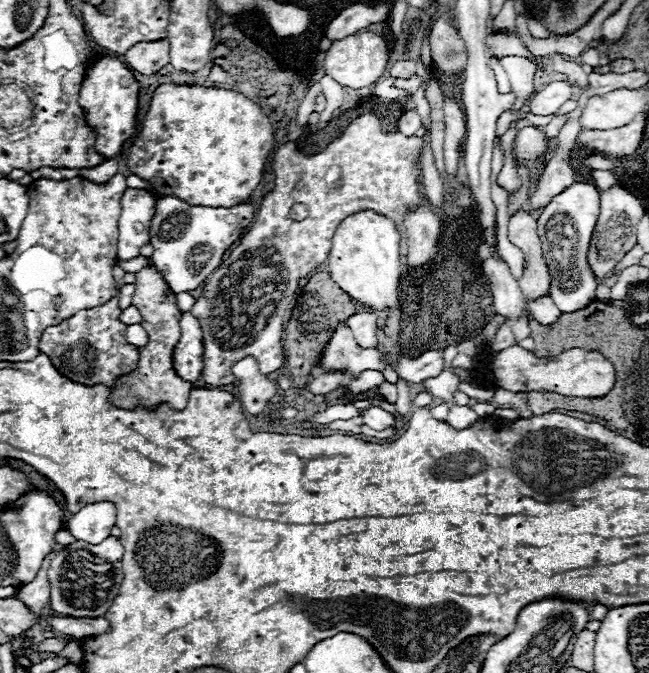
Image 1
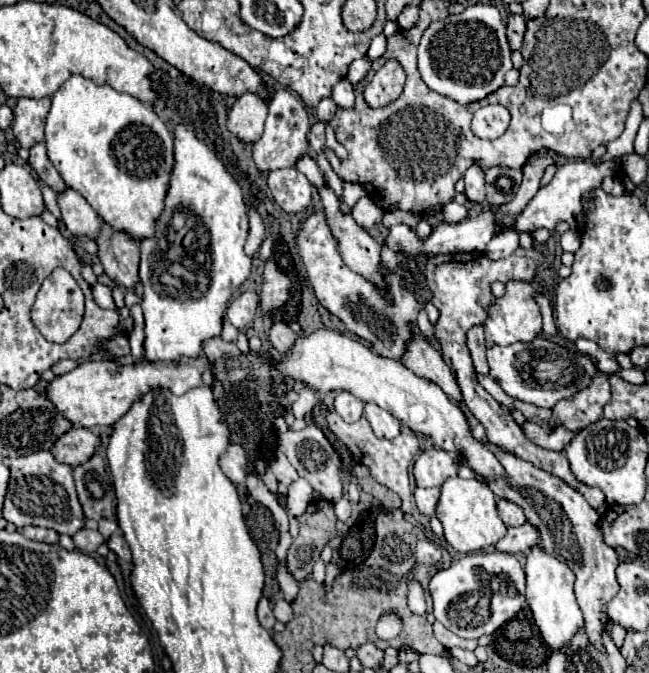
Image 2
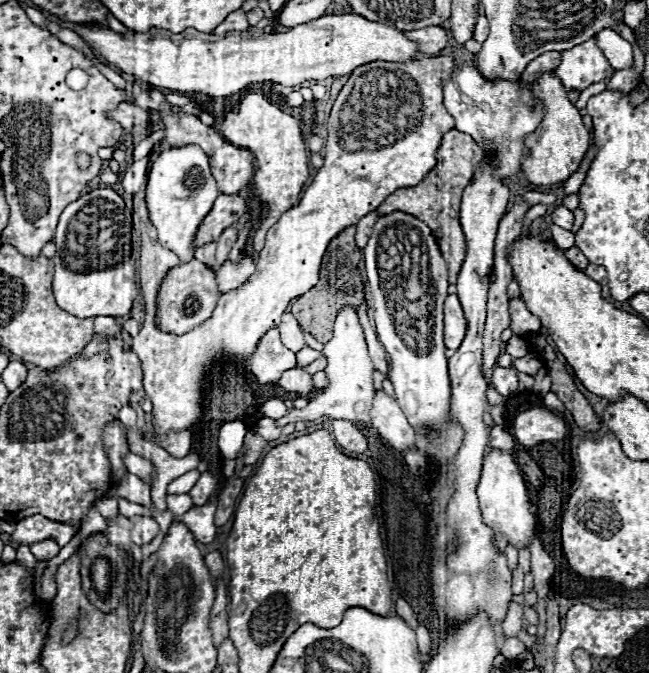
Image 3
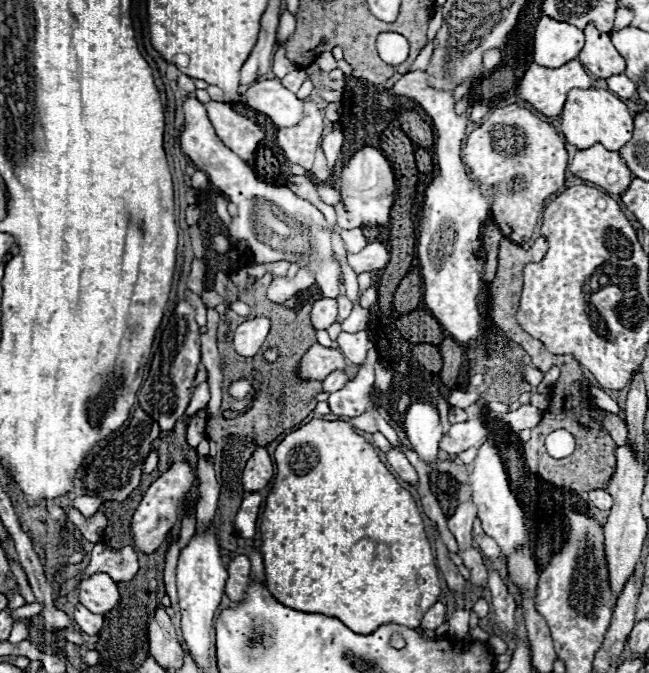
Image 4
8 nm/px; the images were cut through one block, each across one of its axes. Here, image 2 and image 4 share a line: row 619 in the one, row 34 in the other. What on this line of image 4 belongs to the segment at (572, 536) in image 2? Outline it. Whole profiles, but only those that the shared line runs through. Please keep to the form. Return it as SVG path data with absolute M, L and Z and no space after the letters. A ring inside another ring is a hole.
M592 24L584 28L586 44L578 54L582 66L596 78L610 78L612 74L622 74L626 68L624 58L616 52L610 42L610 36L598 32Z

